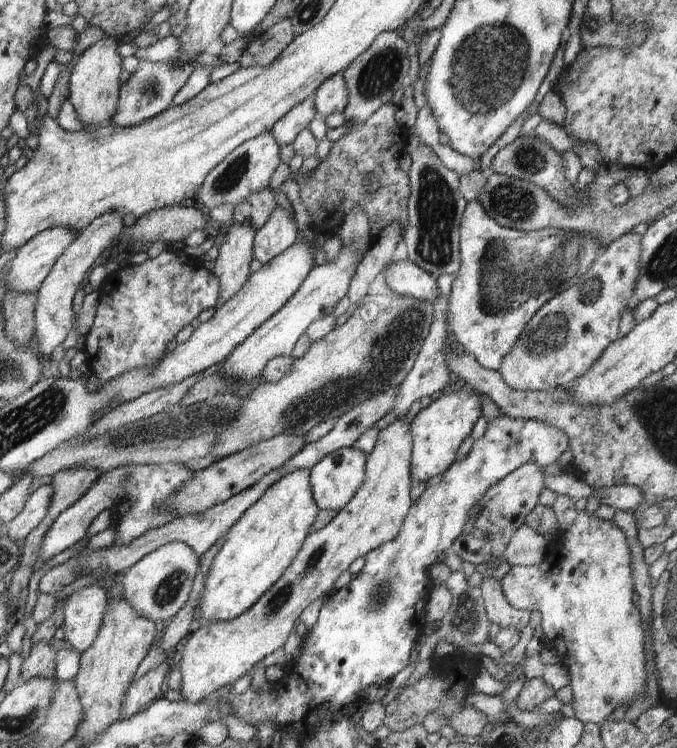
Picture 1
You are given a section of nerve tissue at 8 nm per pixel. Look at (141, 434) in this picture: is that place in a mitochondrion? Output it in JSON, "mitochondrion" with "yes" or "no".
{"mitochondrion":"yes"}

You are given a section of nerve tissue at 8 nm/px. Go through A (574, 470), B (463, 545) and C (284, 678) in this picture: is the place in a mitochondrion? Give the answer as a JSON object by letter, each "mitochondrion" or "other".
{"A":"other","B":"other","C":"other"}

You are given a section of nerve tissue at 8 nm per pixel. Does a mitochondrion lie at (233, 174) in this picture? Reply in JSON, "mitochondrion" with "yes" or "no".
{"mitochondrion":"yes"}

